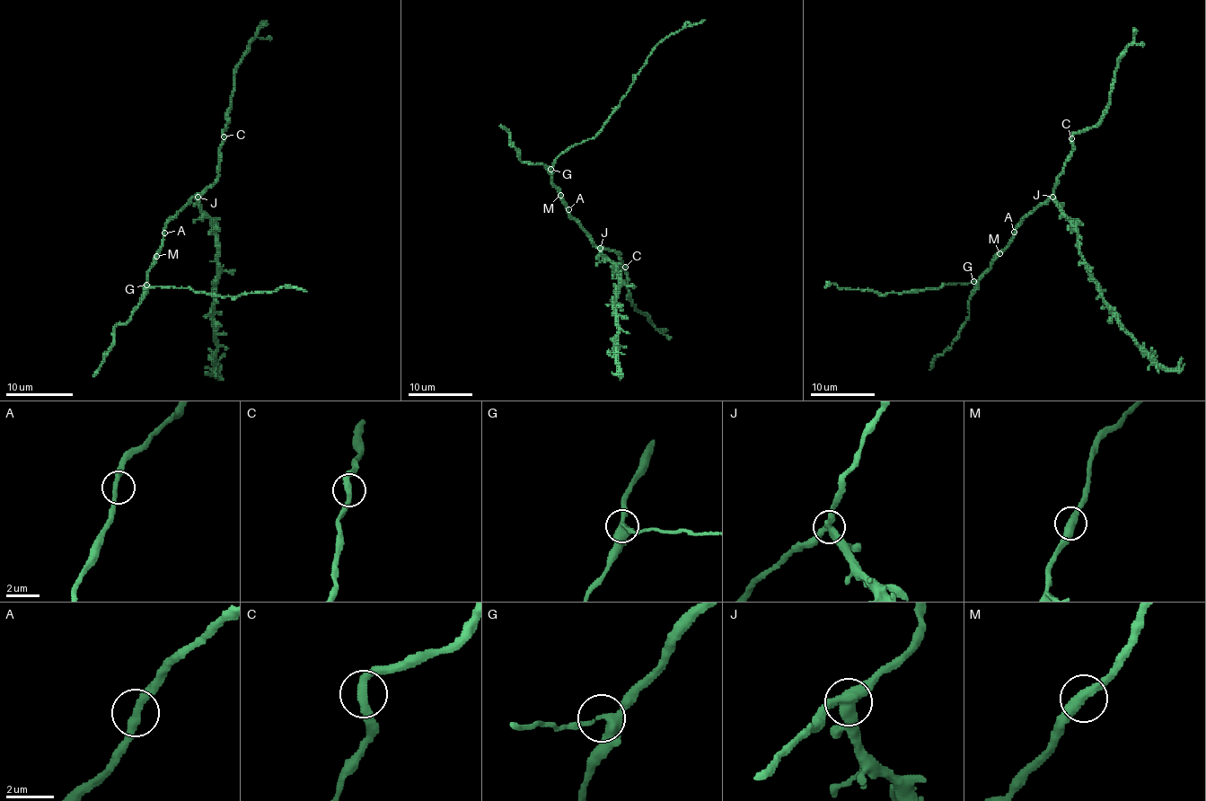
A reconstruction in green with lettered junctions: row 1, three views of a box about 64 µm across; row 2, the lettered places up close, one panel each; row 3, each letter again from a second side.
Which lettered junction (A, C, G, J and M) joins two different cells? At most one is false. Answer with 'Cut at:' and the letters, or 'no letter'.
Cut at: J

